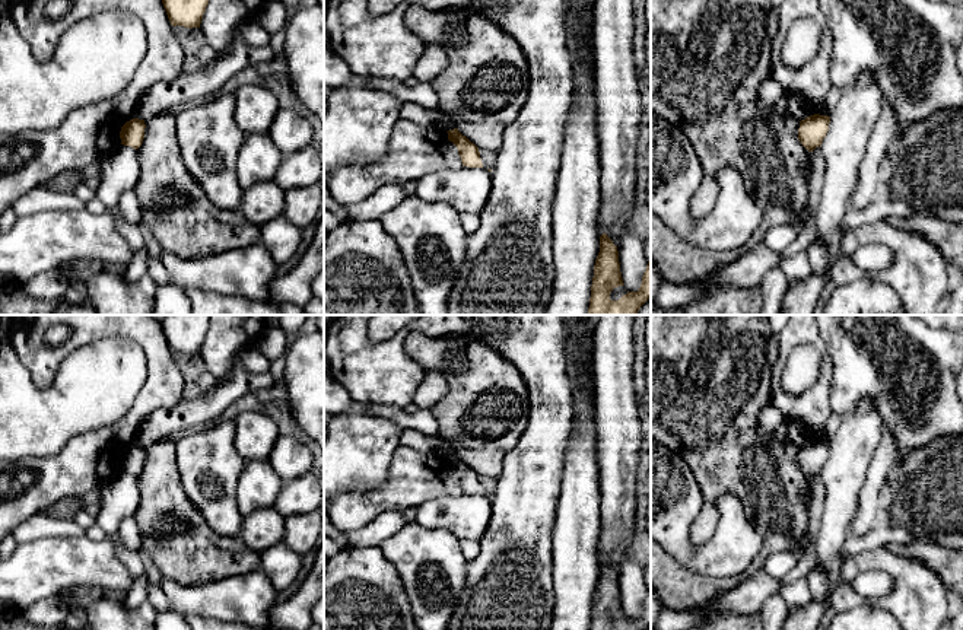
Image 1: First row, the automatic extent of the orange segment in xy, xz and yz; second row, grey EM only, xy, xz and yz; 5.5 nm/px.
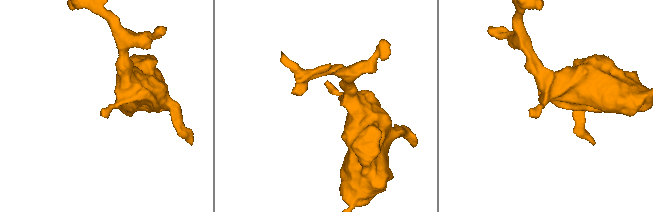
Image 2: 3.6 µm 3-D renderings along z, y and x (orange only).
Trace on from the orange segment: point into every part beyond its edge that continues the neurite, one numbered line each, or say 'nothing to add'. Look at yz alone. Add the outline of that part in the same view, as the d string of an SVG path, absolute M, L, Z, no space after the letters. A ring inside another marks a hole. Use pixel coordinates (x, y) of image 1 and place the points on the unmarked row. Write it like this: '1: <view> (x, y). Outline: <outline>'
nothing to add

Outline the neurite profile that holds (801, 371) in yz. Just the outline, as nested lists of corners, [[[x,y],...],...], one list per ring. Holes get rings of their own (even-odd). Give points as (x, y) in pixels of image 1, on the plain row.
[[[802,344],[791,351],[782,376],[782,388],[792,397],[798,397],[805,389],[814,386],[820,375],[820,353]]]

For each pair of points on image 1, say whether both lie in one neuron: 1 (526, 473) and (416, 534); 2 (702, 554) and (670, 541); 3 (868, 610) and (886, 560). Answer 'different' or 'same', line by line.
1: different
2: same
3: different

